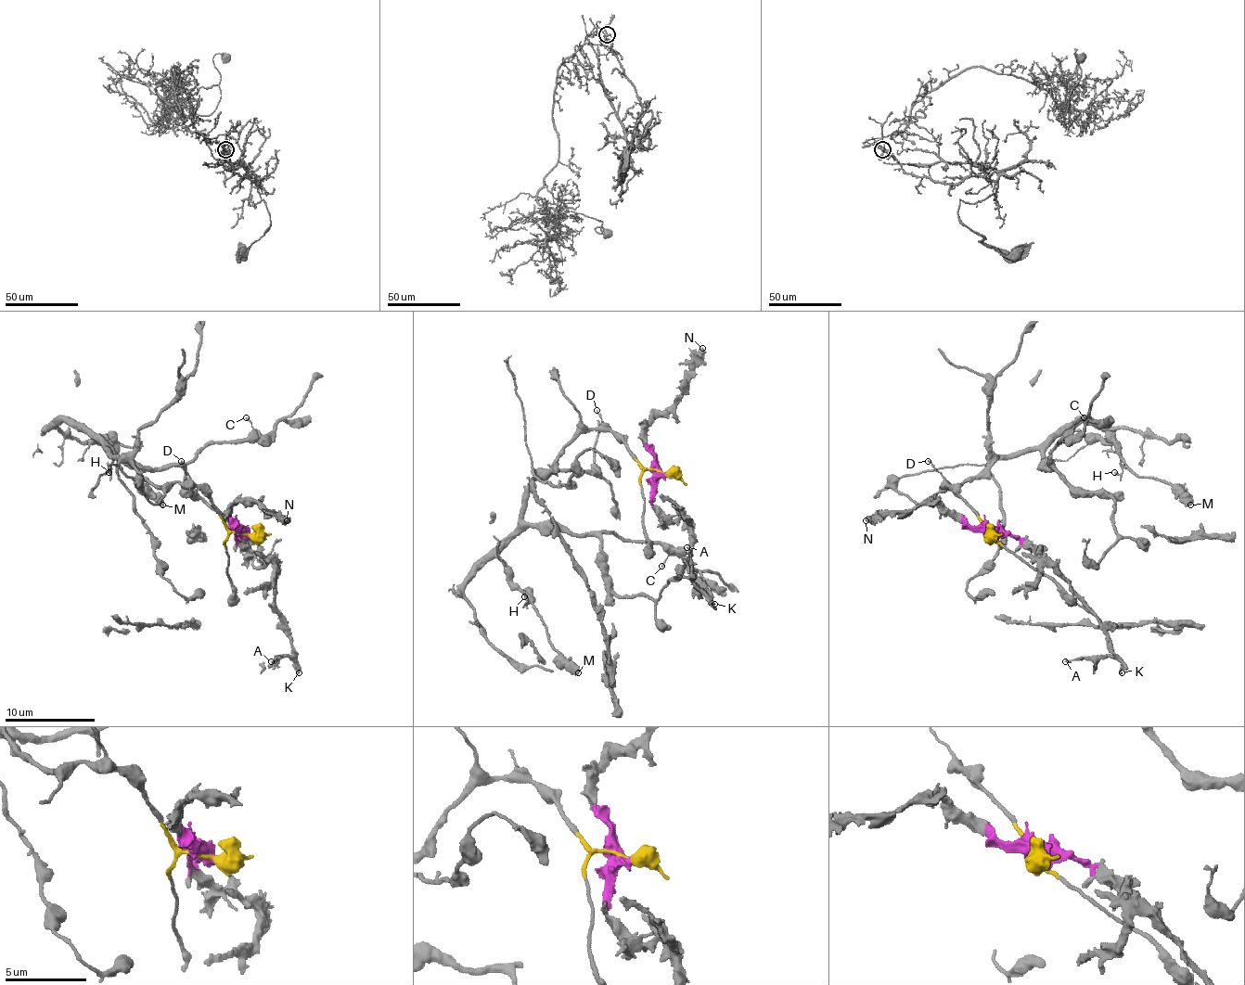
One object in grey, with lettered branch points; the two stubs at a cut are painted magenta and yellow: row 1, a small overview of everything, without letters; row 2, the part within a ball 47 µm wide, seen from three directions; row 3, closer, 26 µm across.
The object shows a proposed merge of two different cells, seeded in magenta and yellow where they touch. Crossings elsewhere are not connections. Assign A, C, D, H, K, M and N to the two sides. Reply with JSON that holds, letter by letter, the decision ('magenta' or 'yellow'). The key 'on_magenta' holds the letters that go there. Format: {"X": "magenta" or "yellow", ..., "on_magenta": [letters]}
{"A": "magenta", "C": "yellow", "D": "yellow", "H": "yellow", "K": "magenta", "M": "yellow", "N": "magenta", "on_magenta": ["A", "K", "N"]}

